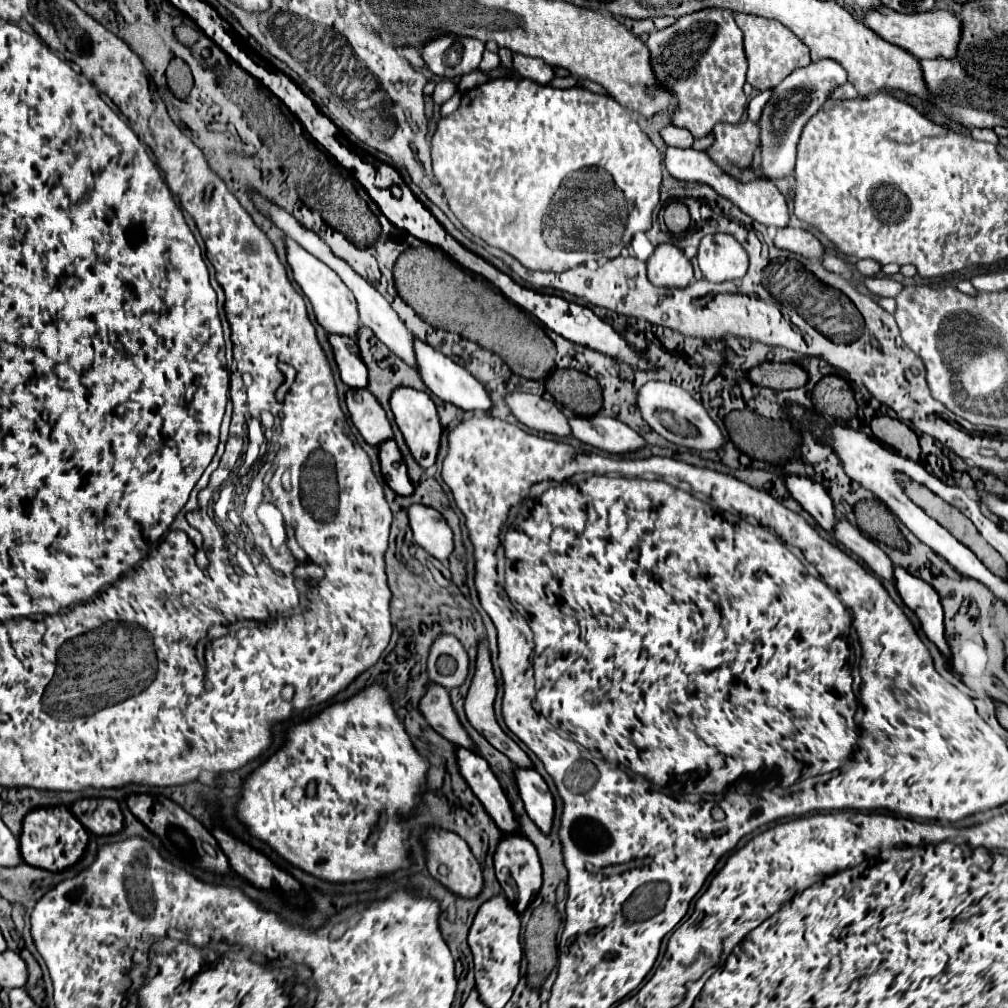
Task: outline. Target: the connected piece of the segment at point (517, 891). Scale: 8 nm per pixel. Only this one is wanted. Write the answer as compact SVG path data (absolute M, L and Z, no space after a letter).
M505 833L501 837L501 841L497 843L493 859L495 859L495 873L497 873L497 879L499 879L501 887L503 887L505 897L513 903L513 907L519 913L523 913L527 909L527 905L531 903L531 899L541 889L541 863L539 863L535 845L525 835Z

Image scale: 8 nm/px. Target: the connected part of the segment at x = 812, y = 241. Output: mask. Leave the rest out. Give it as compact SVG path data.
M793 227L777 229L773 235L773 241L779 249L787 249L803 257L823 257L825 255L825 245L813 233L805 229L793 229Z

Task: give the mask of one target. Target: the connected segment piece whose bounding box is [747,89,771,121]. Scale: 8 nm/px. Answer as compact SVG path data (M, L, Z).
M771 89L760 92L757 96L753 97L747 105L748 119L757 121L760 118L763 107L771 97Z

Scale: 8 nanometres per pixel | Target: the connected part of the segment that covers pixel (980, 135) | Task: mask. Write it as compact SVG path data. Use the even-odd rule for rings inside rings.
M973 127L973 129L971 129L971 135L973 135L975 139L983 139L983 141L989 141L989 143L993 143L993 145L999 145L999 137L995 135L993 129L977 129L977 127Z

